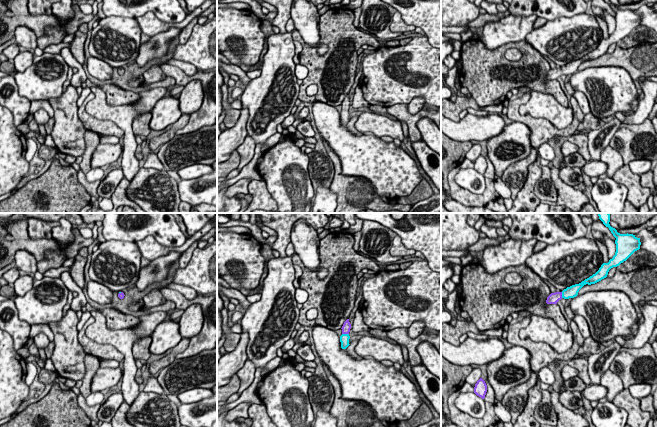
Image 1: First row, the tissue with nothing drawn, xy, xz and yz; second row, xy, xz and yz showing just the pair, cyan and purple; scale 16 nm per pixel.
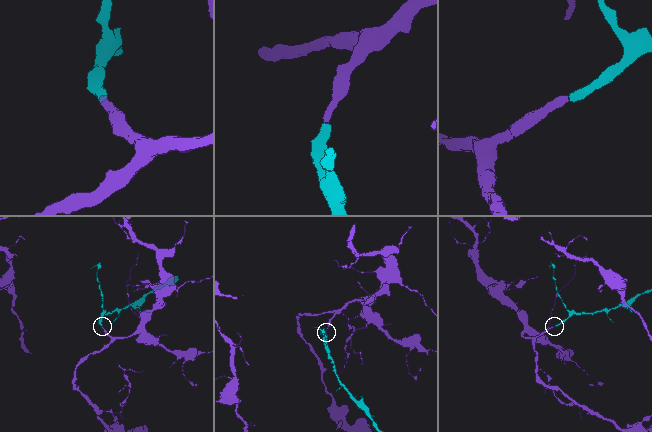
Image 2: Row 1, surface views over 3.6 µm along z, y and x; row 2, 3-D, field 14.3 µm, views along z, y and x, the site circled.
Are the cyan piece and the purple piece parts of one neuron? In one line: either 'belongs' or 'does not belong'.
belongs

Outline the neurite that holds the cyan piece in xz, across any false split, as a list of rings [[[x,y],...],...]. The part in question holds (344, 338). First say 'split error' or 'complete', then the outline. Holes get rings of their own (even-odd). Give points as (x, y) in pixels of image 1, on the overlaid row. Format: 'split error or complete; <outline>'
split error; [[[347,319],[343,326],[342,326],[342,335],[340,336],[340,342],[341,342],[341,348],[346,349],[350,344],[349,344],[349,332],[351,329],[351,324],[349,322],[349,319]]]

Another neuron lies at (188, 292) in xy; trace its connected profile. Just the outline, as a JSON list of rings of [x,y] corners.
[[[176,283],[169,284],[167,288],[179,291],[189,300],[194,299],[198,295],[193,288]]]

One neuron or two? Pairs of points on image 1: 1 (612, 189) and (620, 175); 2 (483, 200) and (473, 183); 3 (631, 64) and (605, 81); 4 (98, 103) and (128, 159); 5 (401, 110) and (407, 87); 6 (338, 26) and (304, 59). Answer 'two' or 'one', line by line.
1: two
2: two
3: two
4: one
5: two
6: one

